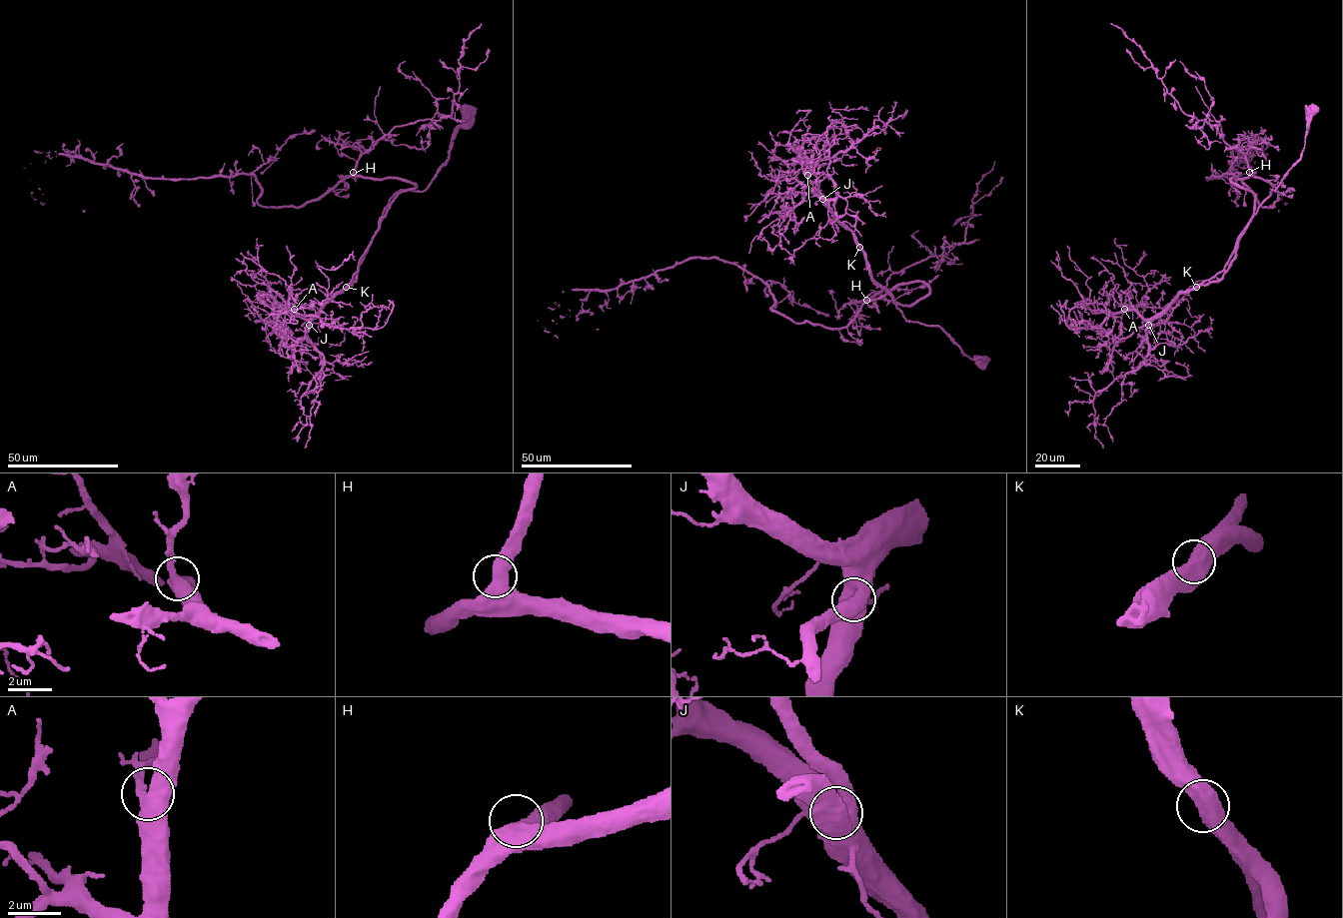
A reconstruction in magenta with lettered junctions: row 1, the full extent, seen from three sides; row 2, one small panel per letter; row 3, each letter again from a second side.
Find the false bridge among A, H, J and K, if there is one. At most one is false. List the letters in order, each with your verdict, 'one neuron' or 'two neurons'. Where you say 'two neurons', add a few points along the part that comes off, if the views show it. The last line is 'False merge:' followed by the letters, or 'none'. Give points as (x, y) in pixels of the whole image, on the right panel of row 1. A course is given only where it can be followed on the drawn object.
A: one neuron
H: one neuron
J: one neuron
K: one neuron
False merge: none

